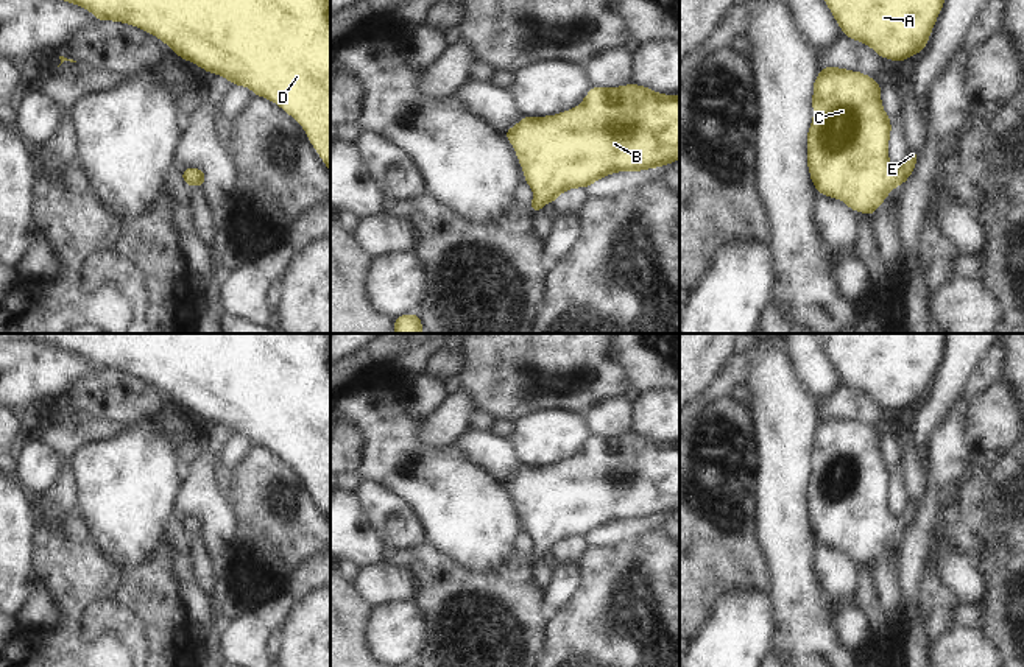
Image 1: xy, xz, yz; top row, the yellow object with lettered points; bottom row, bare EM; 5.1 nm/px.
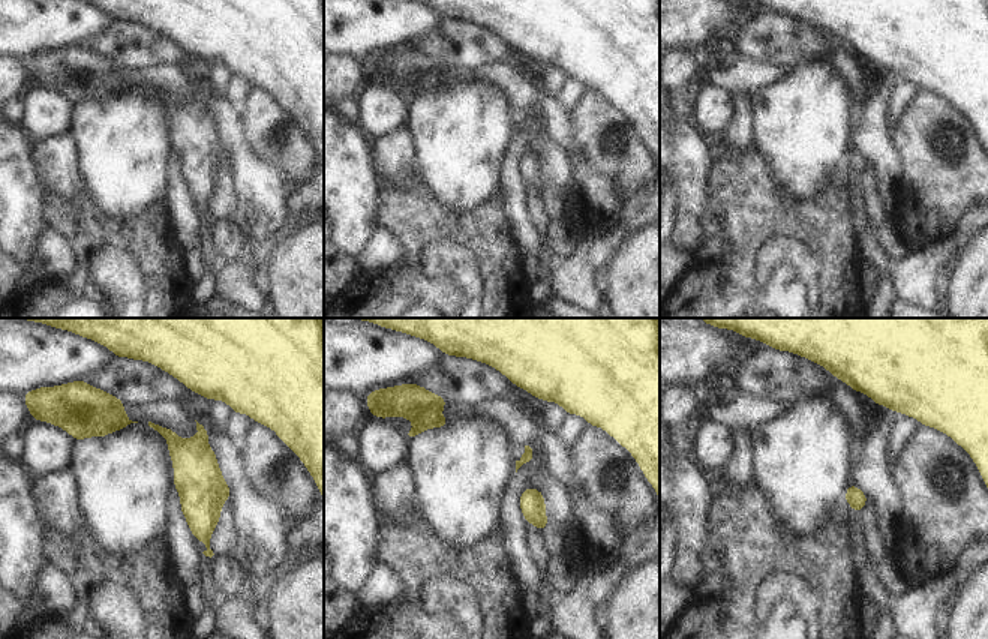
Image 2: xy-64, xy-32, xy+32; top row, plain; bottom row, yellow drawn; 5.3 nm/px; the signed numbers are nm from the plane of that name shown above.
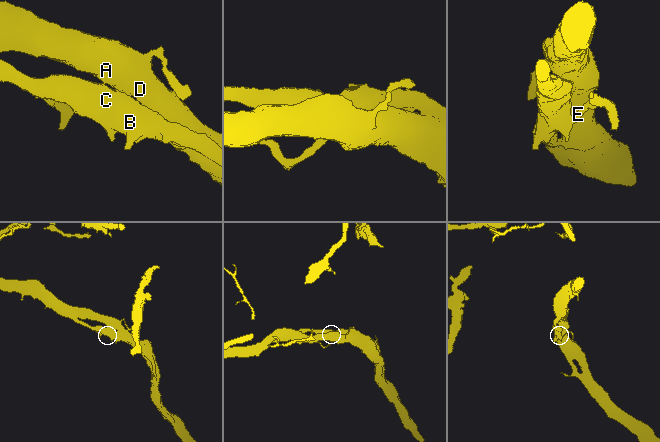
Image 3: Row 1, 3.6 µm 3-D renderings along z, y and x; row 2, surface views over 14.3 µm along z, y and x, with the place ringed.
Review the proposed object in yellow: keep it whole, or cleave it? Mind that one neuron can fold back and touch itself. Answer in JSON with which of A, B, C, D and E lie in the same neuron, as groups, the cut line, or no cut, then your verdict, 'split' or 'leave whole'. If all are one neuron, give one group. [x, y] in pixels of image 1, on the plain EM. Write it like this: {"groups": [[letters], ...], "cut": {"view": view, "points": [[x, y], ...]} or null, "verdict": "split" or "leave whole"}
{"groups": [["A", "B", "C", "D", "E"]], "cut": null, "verdict": "leave whole"}

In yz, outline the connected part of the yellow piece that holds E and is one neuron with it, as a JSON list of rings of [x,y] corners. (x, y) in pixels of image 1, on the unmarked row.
[[[820,418],[814,432],[814,471],[807,482],[807,516],[817,542],[823,542],[871,566],[888,541],[913,522],[920,502],[910,500],[899,516],[888,513],[890,466],[881,452],[881,435],[860,421]]]

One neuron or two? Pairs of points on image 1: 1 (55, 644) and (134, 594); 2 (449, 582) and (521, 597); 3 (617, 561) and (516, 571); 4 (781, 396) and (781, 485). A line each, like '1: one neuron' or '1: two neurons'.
1: one neuron
2: one neuron
3: two neurons
4: one neuron

